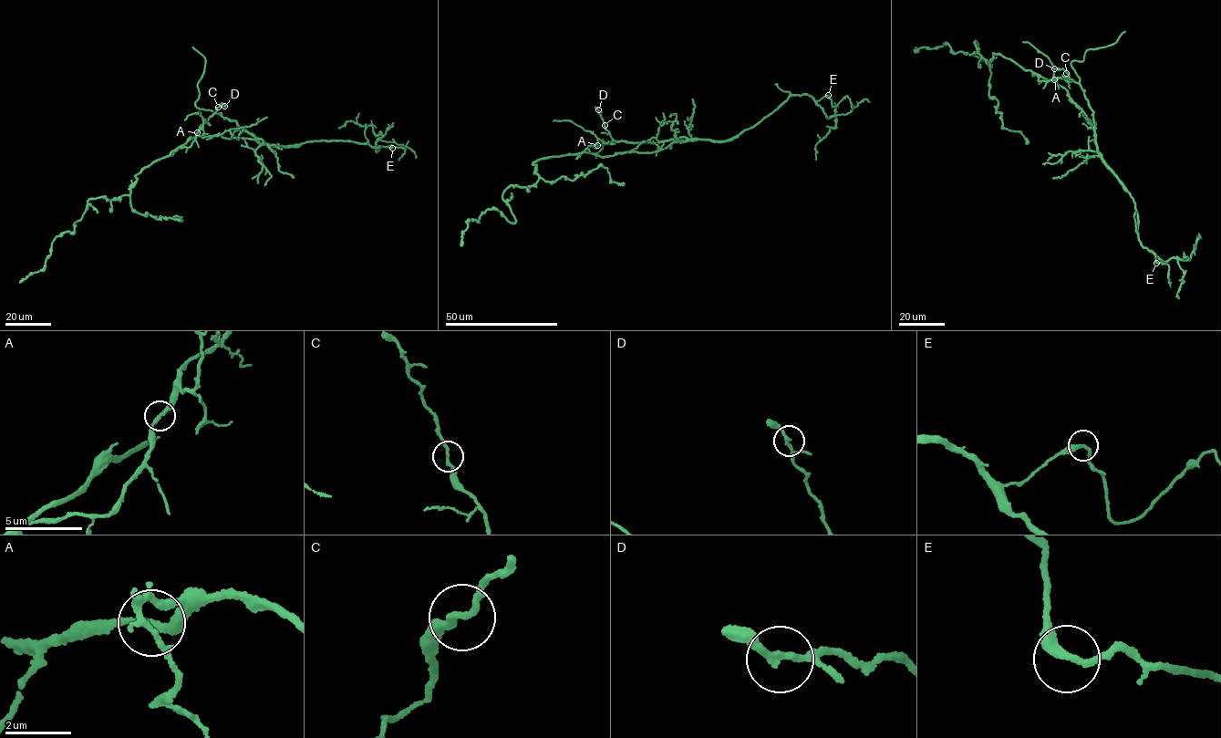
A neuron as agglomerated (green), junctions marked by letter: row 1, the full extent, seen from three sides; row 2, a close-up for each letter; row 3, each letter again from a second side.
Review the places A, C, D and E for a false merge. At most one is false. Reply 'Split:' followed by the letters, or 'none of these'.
Split: none of these

